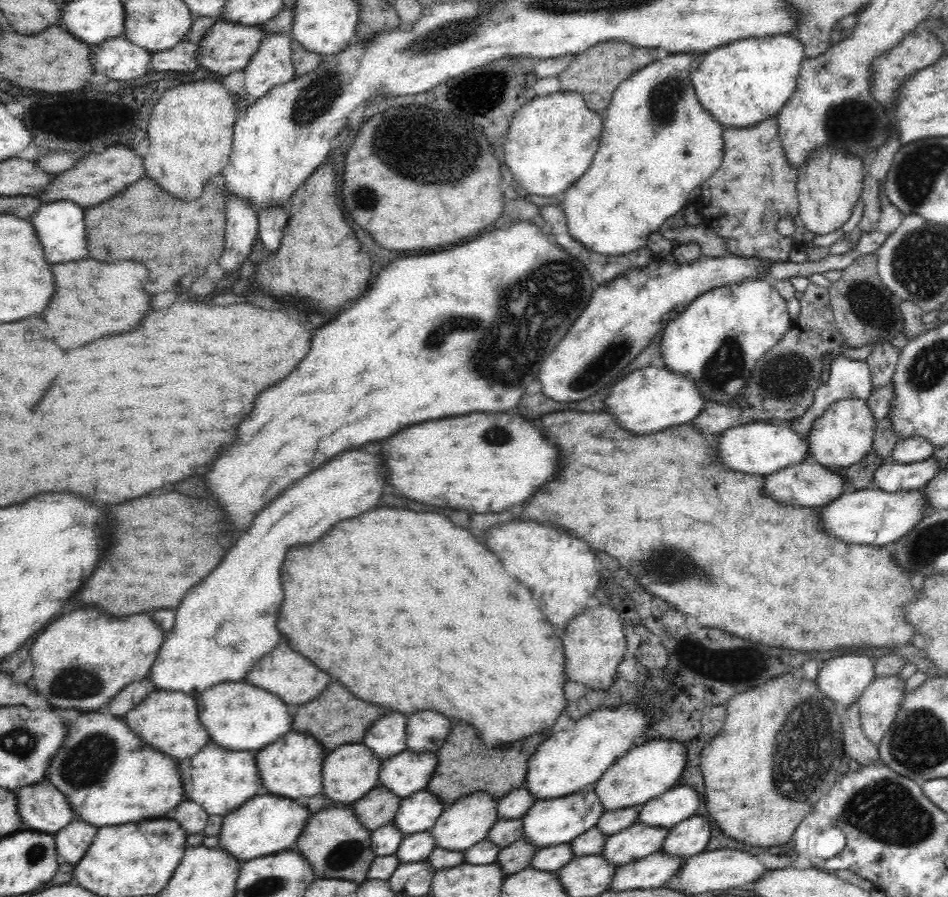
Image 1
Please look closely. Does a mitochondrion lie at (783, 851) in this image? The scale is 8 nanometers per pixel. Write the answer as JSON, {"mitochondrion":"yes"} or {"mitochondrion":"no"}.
{"mitochondrion":"no"}

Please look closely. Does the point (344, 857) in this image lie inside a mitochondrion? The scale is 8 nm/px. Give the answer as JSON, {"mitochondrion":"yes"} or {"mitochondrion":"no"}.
{"mitochondrion":"yes"}

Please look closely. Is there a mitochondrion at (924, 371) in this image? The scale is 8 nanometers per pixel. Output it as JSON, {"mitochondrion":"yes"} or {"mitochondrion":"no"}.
{"mitochondrion":"yes"}

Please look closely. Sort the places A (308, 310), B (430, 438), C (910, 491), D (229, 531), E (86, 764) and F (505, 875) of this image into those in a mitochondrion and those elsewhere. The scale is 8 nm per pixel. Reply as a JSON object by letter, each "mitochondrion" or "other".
{"A":"other","B":"other","C":"other","D":"other","E":"mitochondrion","F":"other"}

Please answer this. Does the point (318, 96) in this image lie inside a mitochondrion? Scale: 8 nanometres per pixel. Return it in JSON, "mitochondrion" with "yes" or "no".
{"mitochondrion":"yes"}

